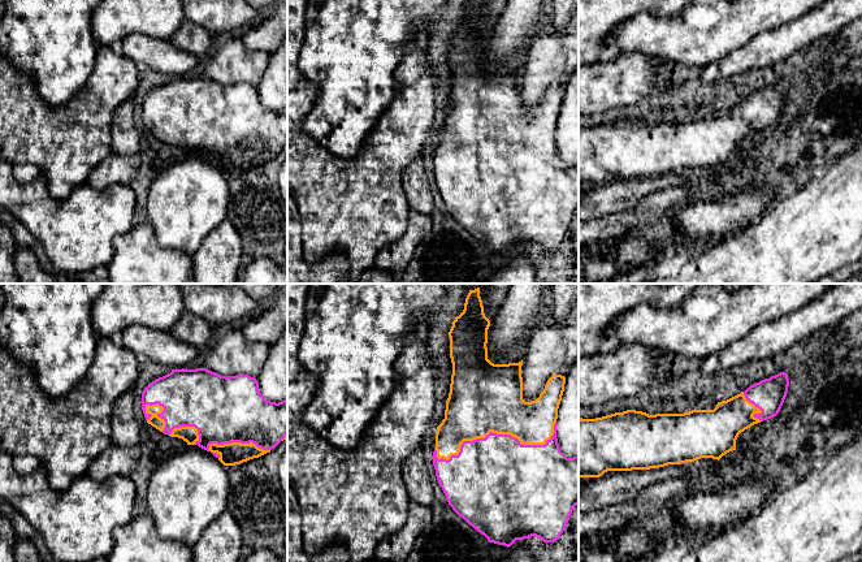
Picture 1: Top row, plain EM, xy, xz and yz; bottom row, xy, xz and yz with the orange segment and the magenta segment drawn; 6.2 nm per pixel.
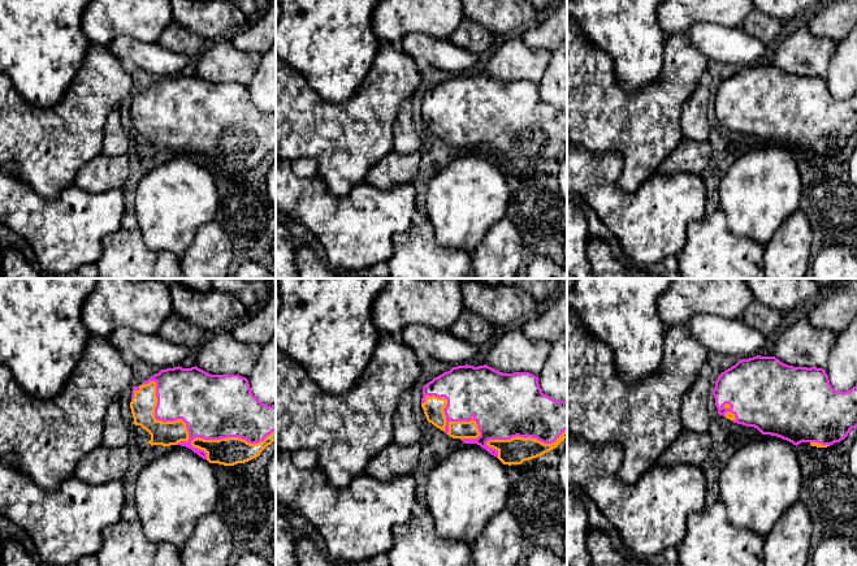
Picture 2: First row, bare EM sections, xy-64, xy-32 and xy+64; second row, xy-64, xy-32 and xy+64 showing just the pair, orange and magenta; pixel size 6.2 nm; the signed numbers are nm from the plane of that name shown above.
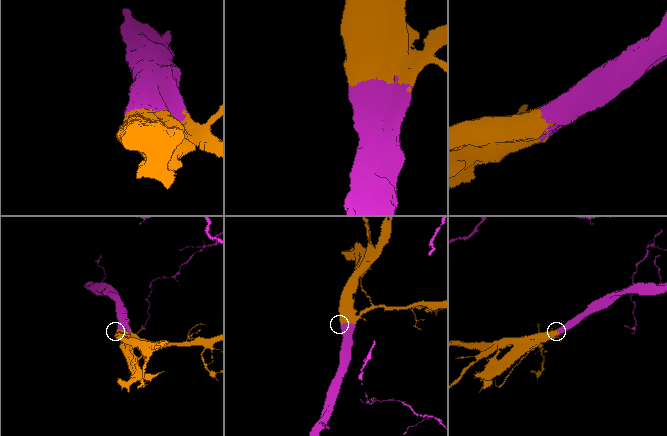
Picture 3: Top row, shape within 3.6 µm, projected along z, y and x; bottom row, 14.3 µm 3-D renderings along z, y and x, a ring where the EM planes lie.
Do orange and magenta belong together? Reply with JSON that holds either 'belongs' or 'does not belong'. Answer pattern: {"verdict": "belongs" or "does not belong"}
{"verdict": "belongs"}

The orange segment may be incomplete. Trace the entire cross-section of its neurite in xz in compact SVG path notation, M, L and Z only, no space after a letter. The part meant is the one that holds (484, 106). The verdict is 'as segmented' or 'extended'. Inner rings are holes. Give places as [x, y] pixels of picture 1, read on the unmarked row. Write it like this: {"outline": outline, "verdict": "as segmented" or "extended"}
{"outline": "M469 0L463 21L451 31L450 66L452 83L445 127L437 135L433 174L449 213L489 251L511 255L516 248L536 245L554 251L566 238L572 219L579 213L579 164L567 167L556 147L558 117L566 86L553 83L536 109L523 108L523 86L519 72L494 73L488 68L488 38L480 0Z", "verdict": "extended"}

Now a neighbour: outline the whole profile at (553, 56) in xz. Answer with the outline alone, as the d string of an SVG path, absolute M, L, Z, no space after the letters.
M579 7L567 26L560 33L551 18L546 18L541 25L540 31L534 36L527 61L523 64L521 86L523 86L523 108L525 111L536 109L543 100L547 88L553 83L562 83L566 86L569 77L579 65Z

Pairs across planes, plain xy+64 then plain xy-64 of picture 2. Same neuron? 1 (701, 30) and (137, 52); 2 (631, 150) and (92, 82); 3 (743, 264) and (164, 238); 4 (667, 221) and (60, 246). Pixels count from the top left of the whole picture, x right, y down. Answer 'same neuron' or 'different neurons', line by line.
1: same neuron
2: same neuron
3: different neurons
4: same neuron

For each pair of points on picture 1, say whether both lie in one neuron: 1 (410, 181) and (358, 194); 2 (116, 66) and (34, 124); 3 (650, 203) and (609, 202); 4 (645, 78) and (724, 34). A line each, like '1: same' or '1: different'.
1: different
2: same
3: different
4: different

